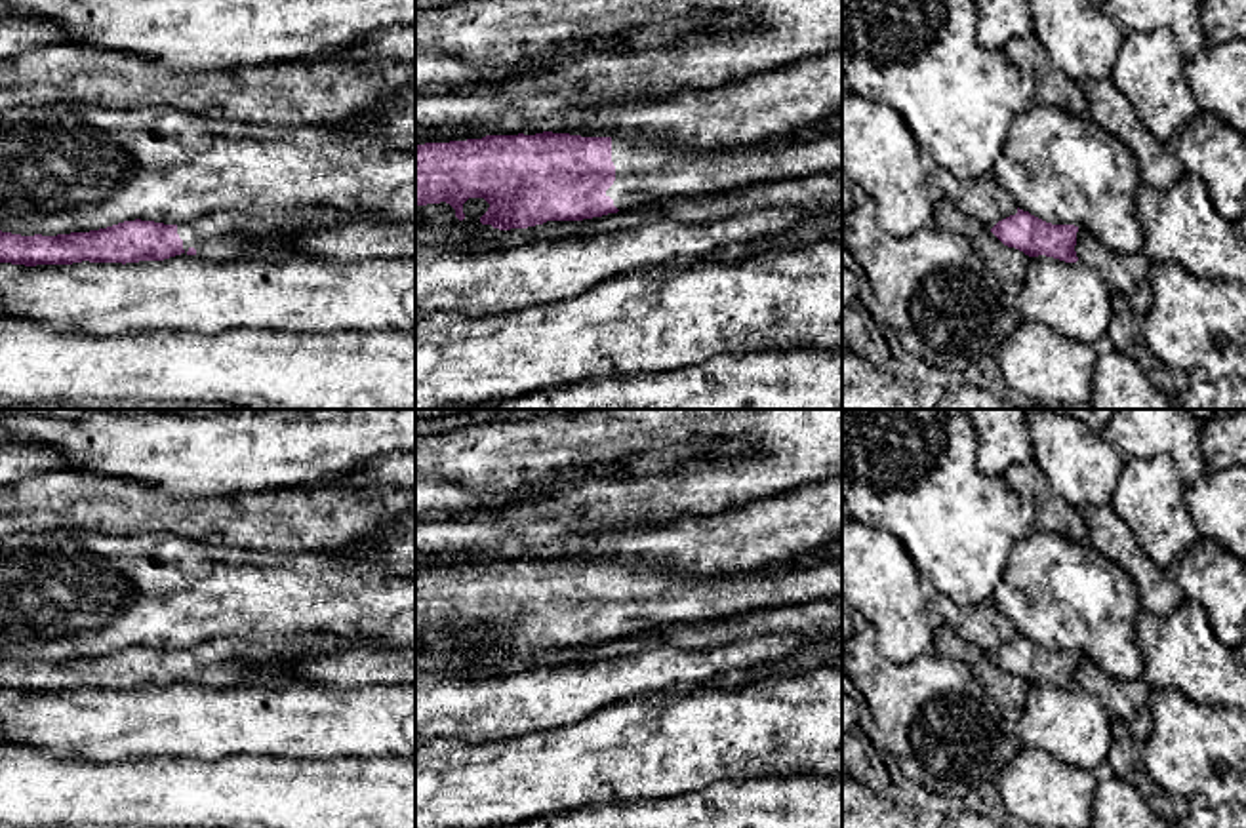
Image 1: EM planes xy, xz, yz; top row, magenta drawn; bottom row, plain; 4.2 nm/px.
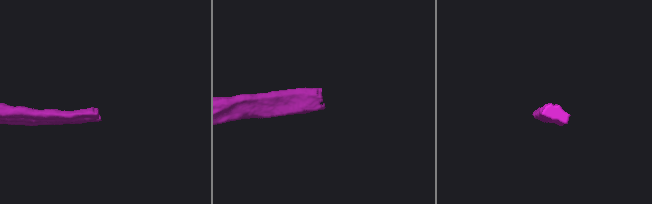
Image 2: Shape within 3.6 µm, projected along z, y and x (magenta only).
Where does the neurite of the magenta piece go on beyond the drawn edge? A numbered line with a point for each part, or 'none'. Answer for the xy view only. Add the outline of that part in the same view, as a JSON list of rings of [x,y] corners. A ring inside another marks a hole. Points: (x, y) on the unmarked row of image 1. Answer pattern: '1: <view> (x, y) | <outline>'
1: xy (258, 659) | [[[250,636],[250,638],[215,638],[192,649],[177,649],[177,660],[183,666],[185,680],[194,674],[198,683],[227,687],[242,683],[286,685],[293,676],[284,662],[311,649],[328,649],[341,645],[326,636]]]

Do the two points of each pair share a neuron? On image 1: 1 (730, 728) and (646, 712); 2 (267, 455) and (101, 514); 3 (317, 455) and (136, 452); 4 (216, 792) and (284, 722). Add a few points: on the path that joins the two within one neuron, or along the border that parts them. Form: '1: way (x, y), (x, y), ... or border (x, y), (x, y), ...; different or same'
1: way (709, 728), (667, 728); same
2: border (124, 478), (155, 484), (183, 499), (210, 497); different
3: way (271, 452), (181, 452); same
4: border (298, 756), (225, 754), (208, 760); different

